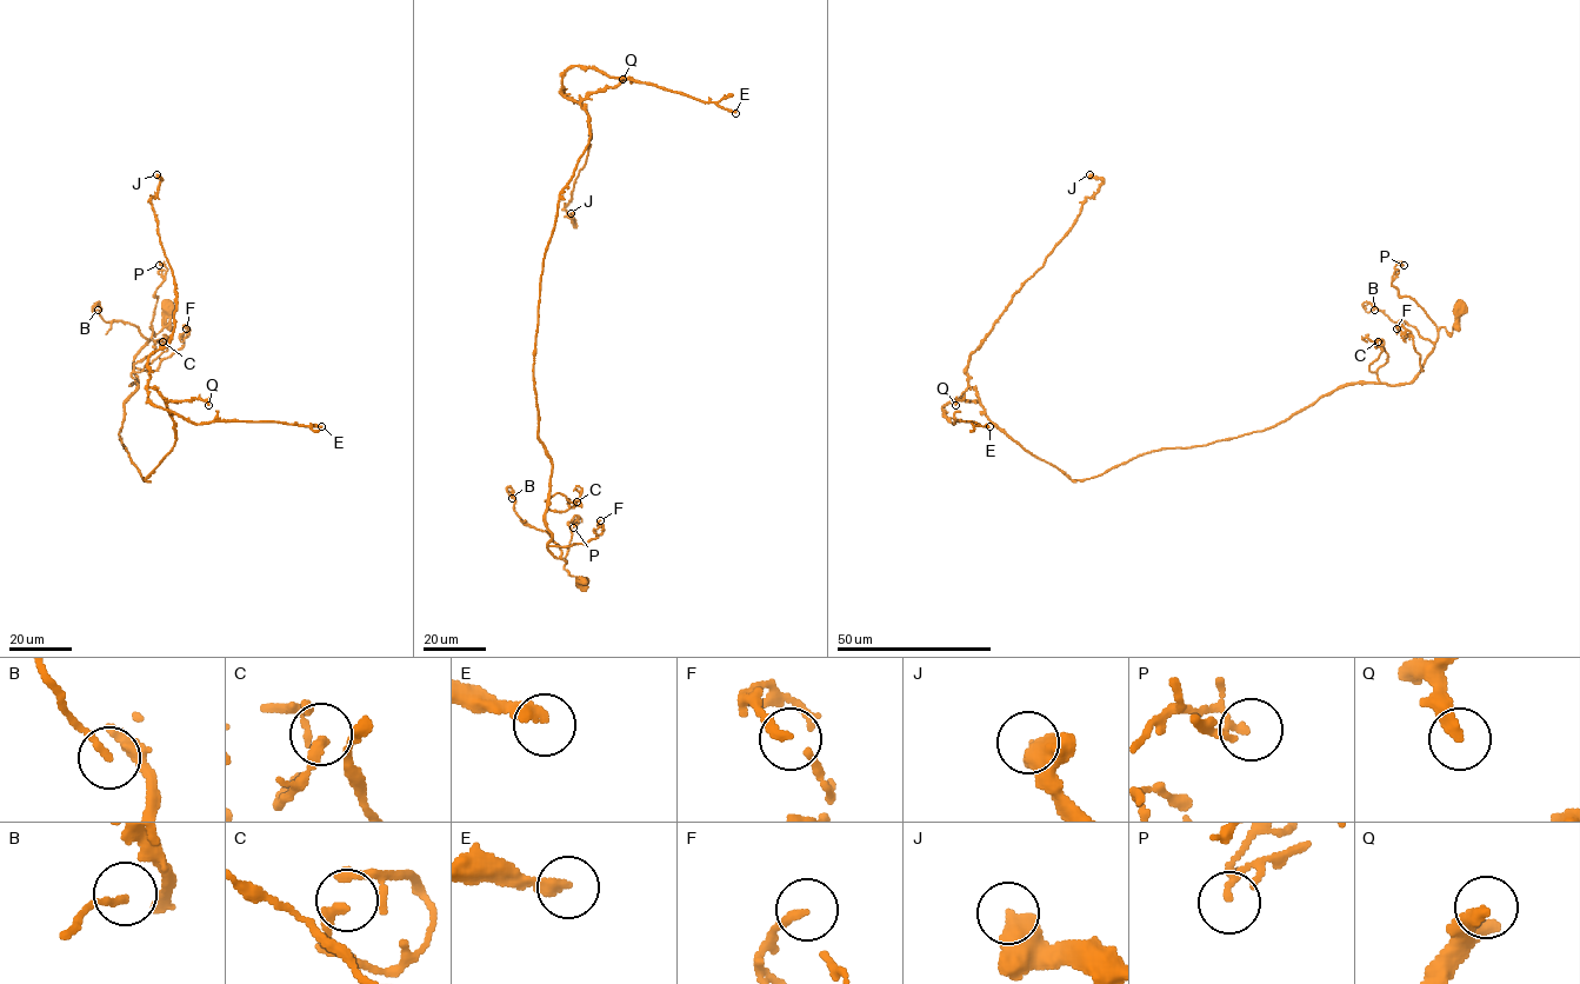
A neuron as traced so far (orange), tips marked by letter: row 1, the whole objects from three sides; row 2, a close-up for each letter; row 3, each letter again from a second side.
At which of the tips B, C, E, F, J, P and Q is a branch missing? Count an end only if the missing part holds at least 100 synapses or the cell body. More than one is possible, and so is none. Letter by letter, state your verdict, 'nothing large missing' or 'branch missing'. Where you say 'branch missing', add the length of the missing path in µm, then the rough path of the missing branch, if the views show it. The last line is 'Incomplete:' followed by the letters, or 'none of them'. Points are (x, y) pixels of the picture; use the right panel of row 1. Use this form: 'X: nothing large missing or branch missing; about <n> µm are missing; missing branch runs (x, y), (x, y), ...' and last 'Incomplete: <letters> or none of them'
B: nothing large missing
C: nothing large missing
E: branch missing; about 40 µm are missing; missing branch runs (990, 426), (1011, 407), (1010, 399), (1024, 390), (1033, 394), (1033, 390)
F: nothing large missing
J: nothing large missing
P: nothing large missing
Q: nothing large missing
Incomplete: E

